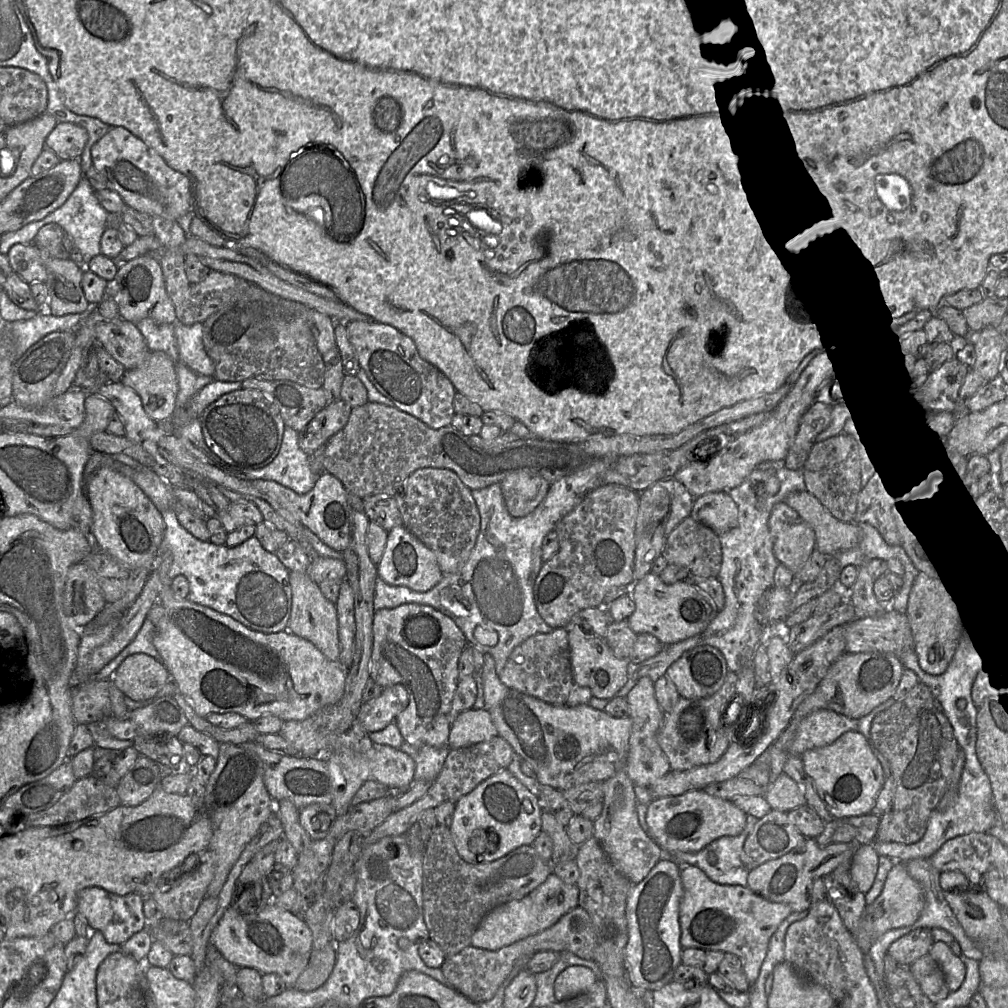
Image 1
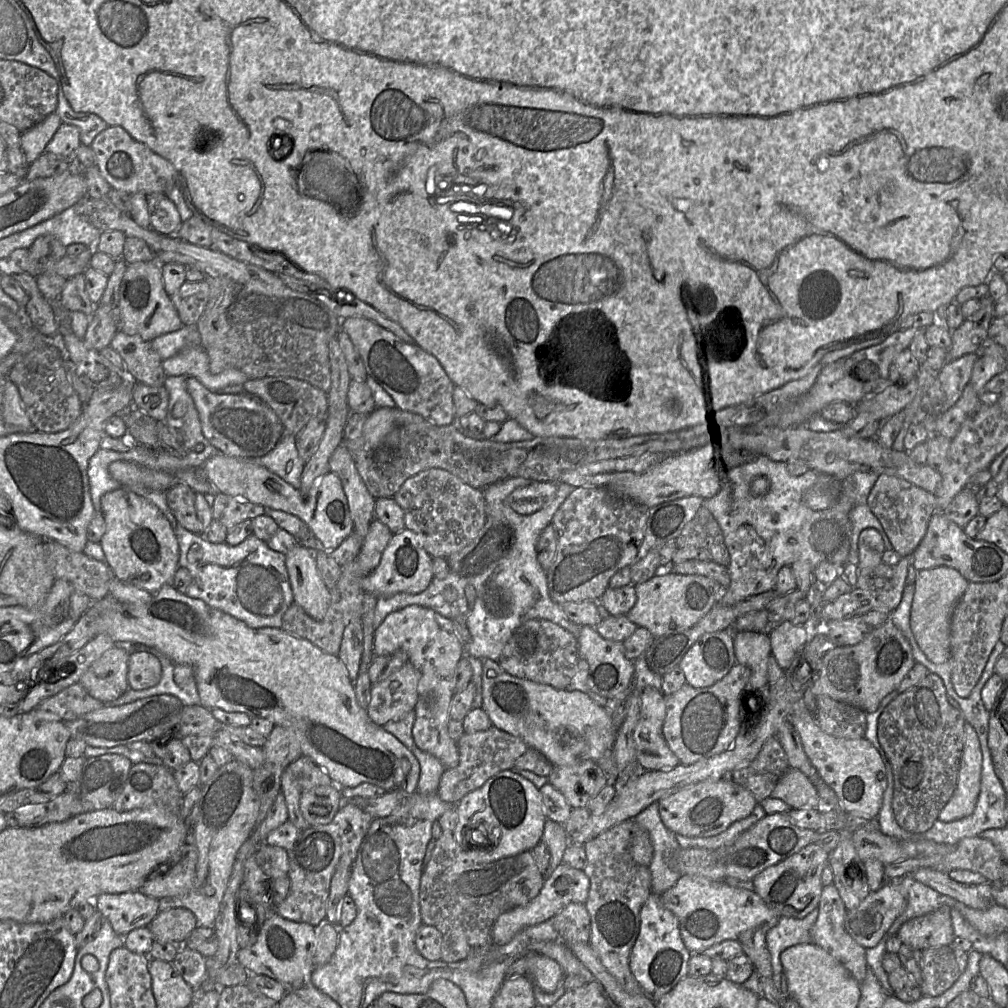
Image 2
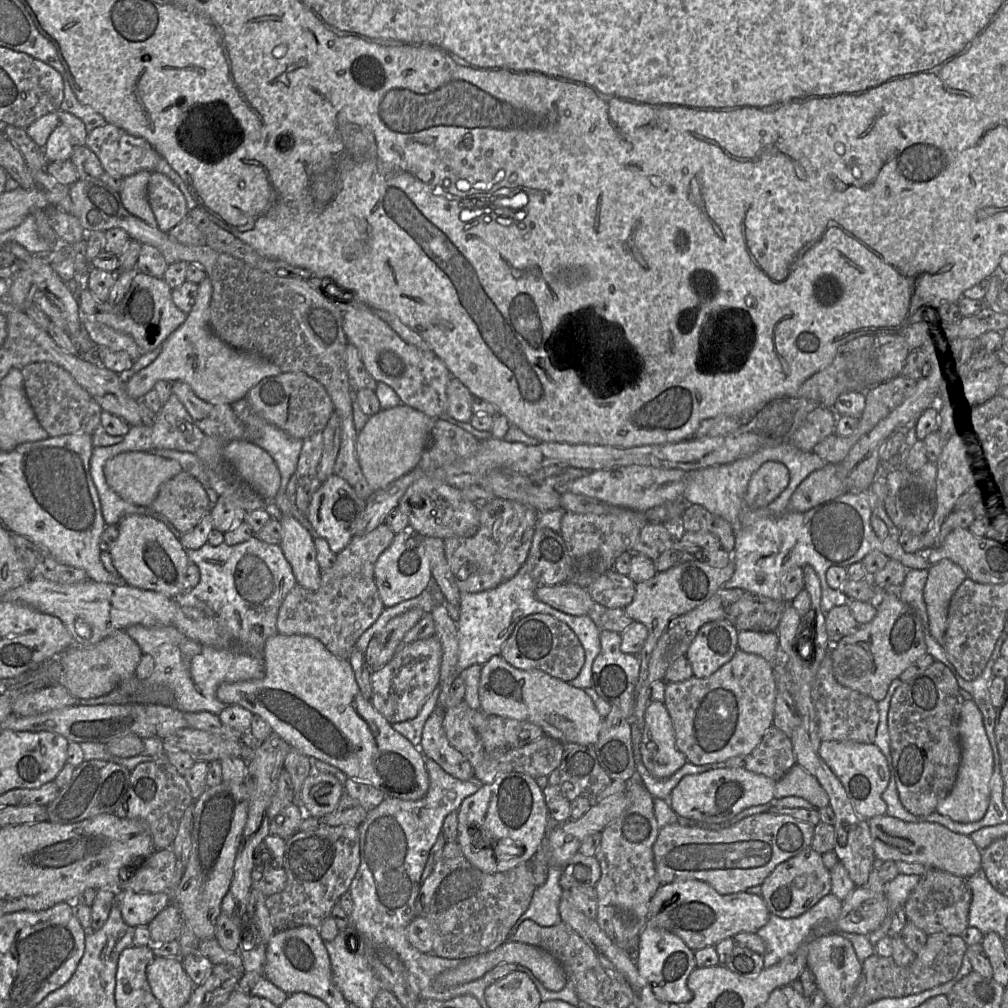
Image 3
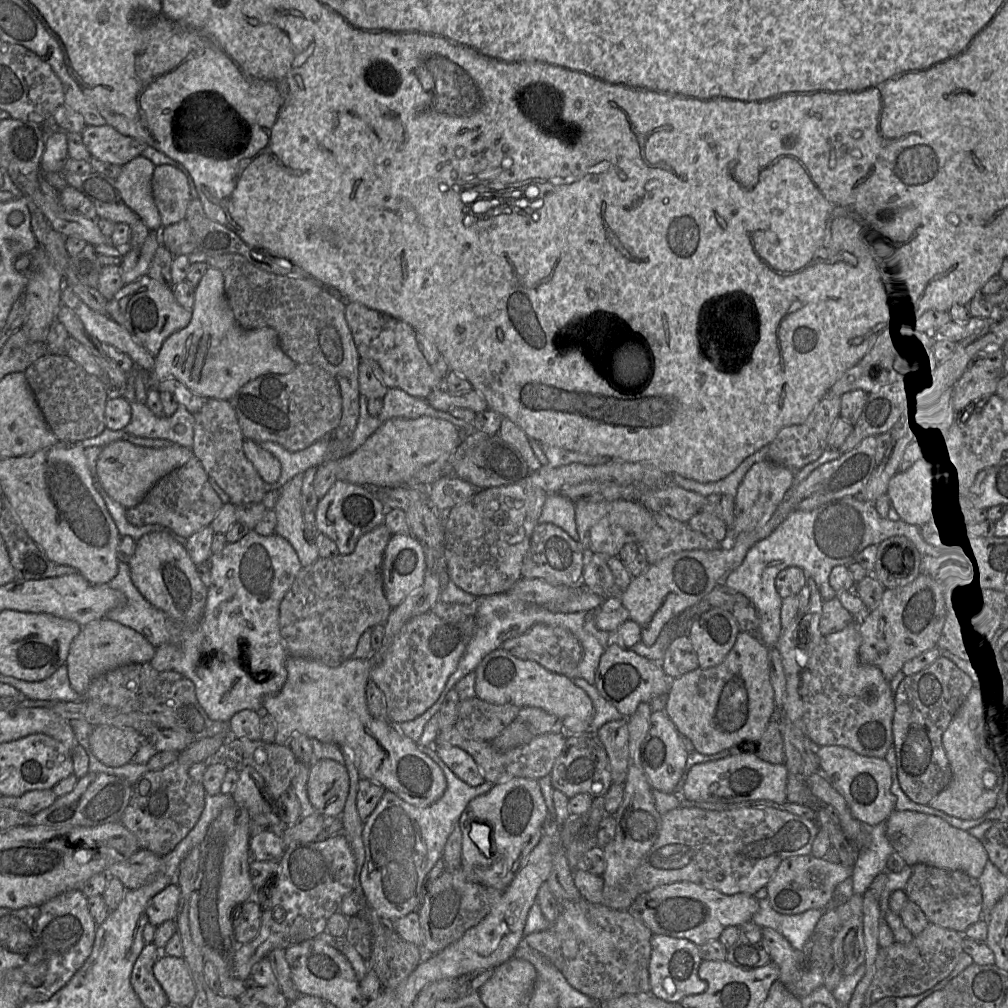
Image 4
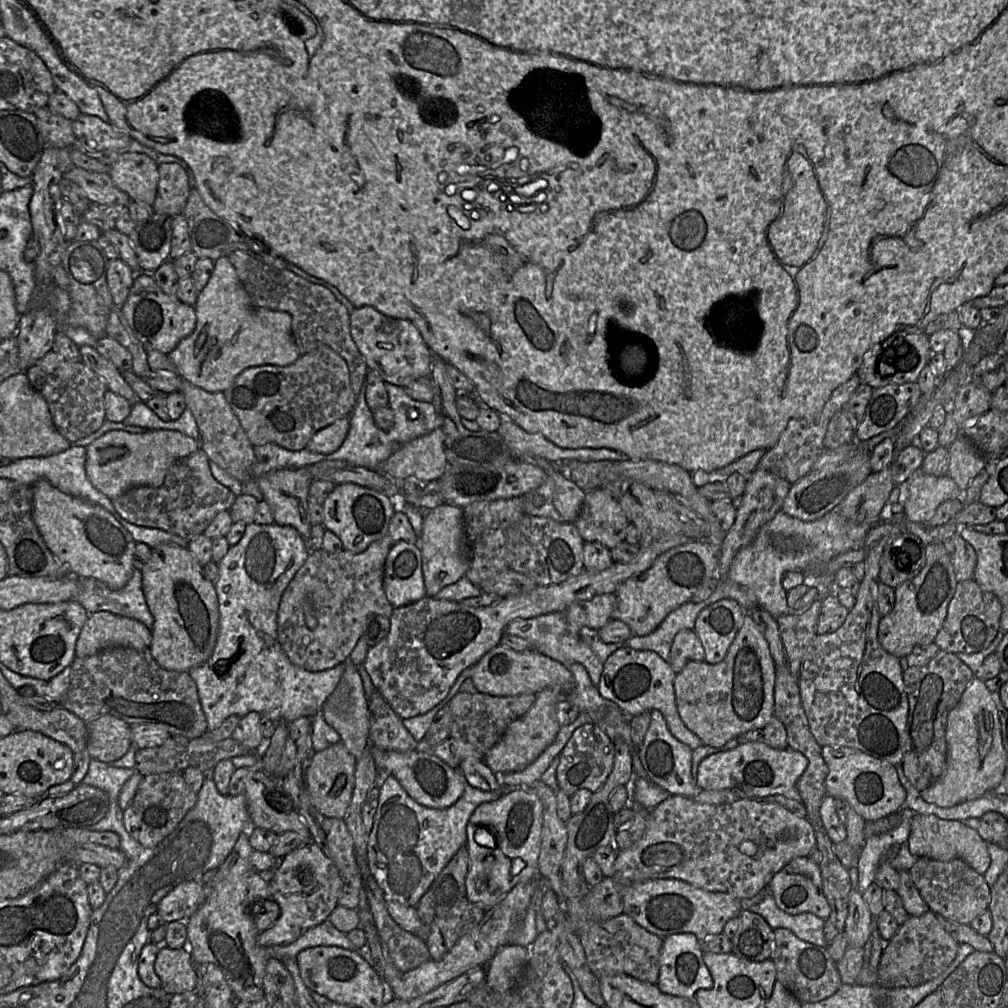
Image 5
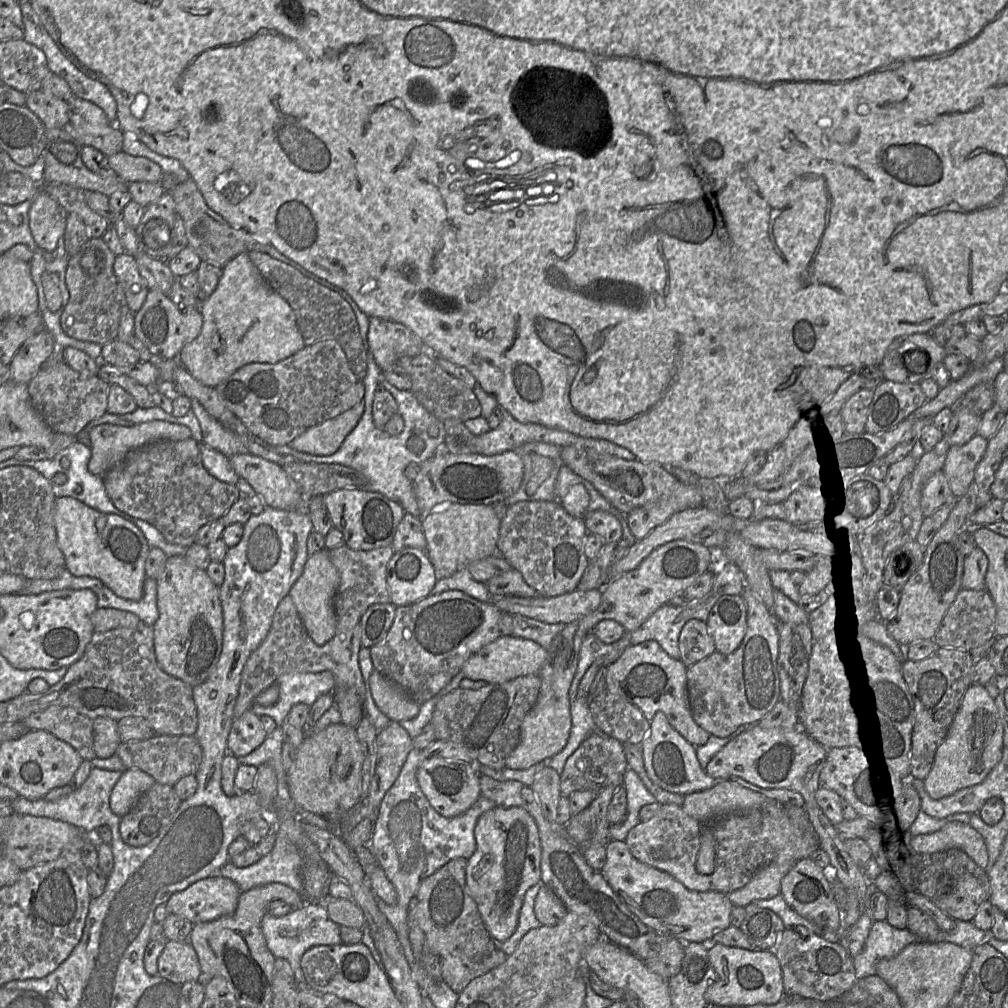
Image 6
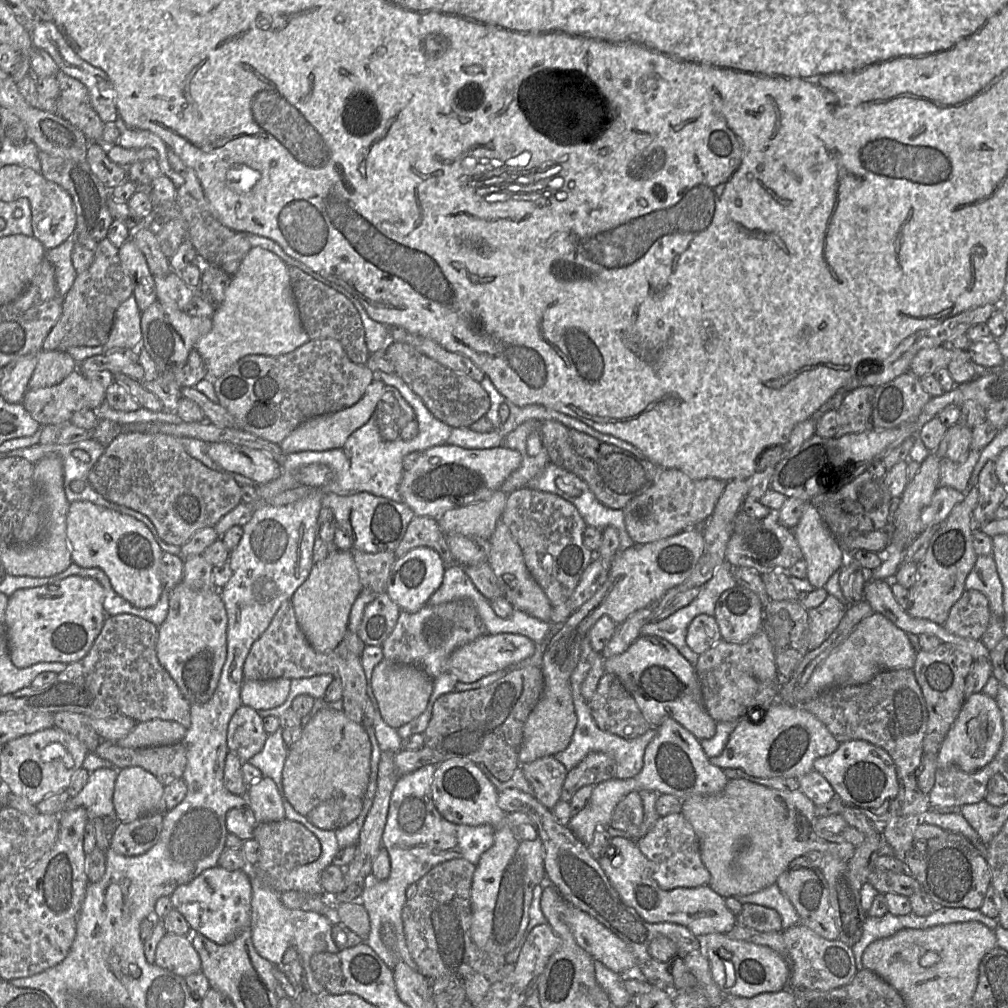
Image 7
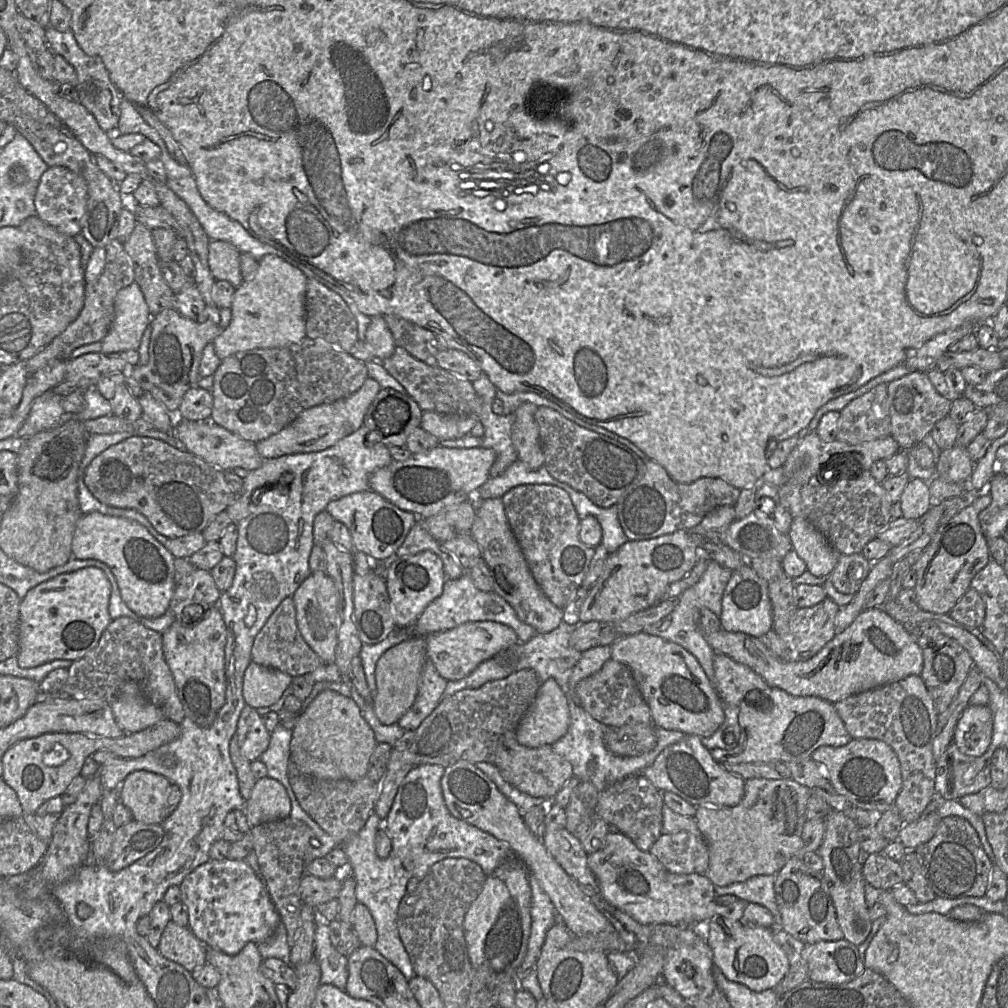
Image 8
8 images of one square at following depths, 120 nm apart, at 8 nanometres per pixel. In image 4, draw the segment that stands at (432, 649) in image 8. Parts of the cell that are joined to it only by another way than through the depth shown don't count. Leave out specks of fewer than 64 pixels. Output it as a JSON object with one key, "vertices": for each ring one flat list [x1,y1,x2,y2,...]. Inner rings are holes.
{"vertices":[[502,647,489,653,476,669,475,691,481,700,497,705,540,708,559,718,563,734,574,736,591,729,594,707,584,690,565,675,553,673,540,664,521,660]]}

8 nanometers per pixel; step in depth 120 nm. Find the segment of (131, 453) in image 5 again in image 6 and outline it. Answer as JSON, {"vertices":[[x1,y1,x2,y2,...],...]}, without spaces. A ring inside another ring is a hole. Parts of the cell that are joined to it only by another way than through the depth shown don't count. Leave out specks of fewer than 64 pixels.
{"vertices":[[152,420,129,427,121,427,111,424,101,424,92,428,89,432,91,442,91,458,88,462,88,471,96,476,103,477,112,468,119,465,134,449,157,440,185,440,192,438,188,427,170,423,163,420]]}

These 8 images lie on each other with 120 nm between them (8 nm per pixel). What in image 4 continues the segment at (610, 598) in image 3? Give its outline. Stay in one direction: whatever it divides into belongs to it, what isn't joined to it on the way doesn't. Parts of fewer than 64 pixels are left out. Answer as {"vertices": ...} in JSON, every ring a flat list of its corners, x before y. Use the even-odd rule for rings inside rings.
{"vertices":[[587,554,581,583,603,600,620,598,632,580,618,556]]}

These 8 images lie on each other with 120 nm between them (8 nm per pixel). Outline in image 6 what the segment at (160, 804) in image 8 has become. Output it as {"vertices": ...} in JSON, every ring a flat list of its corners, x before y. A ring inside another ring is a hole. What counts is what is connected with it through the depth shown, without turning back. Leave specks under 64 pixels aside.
{"vertices":[[128,768,125,770,110,795,112,811,122,818,155,782,153,777,140,769]]}

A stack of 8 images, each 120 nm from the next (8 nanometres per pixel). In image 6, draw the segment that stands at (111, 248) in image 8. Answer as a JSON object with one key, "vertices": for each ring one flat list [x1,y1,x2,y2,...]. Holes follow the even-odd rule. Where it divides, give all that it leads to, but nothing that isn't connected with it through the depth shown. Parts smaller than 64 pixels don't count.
{"vertices":[[102,238,89,239,77,253,68,258,65,282,70,296,60,325,69,337,100,345,116,339,120,320,130,310,113,270,115,259,116,256]]}

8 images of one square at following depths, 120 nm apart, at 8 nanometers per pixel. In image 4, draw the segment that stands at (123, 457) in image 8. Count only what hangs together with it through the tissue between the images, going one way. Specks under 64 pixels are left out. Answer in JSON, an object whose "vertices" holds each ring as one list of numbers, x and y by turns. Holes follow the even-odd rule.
{"vertices":[[192,456,184,465,160,478,139,504,127,508,126,519,136,526,163,525,188,538,208,526,223,505,208,479,199,459]]}

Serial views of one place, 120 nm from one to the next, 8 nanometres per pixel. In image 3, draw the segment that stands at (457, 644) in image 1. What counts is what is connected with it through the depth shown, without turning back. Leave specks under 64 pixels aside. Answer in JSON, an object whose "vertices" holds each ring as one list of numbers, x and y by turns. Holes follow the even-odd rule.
{"vertices":[[438,705,424,724,420,749,445,772,461,781,474,779,471,763,448,741,444,731,446,710]]}

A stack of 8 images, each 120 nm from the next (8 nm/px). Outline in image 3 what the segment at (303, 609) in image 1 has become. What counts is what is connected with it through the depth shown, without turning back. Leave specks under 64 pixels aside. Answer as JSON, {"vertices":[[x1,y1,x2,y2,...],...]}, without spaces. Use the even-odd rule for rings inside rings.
{"vertices":[[283,516,280,547,292,568,296,584,315,591,320,587,321,574,316,559,314,537,298,520]]}

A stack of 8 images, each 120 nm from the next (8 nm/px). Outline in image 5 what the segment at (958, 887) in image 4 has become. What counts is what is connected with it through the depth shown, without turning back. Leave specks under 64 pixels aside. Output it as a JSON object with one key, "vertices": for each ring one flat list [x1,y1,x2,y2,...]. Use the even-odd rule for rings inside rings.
{"vertices":[[928,857,917,858,909,873,922,899,936,916,958,924,970,925,977,916,988,910,990,887,984,879,984,874,978,874,961,859,939,861]]}

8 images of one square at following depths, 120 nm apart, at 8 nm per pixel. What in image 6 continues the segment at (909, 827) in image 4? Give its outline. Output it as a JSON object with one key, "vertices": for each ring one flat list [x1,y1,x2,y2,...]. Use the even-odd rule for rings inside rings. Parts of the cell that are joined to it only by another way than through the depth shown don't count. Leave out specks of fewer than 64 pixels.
{"vertices":[[947,821,939,830,910,837,910,851,935,853,951,848,964,851,980,868,986,870,988,852,983,837,967,823]]}

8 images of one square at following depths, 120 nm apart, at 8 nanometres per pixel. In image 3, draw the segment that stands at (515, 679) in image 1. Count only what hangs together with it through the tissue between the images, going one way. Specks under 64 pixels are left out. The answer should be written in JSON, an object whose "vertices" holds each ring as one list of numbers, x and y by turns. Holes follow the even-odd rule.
{"vertices":[[540,613,517,624,500,655,515,668,543,671,567,683,580,674,585,662,584,649,574,631,551,615]]}

